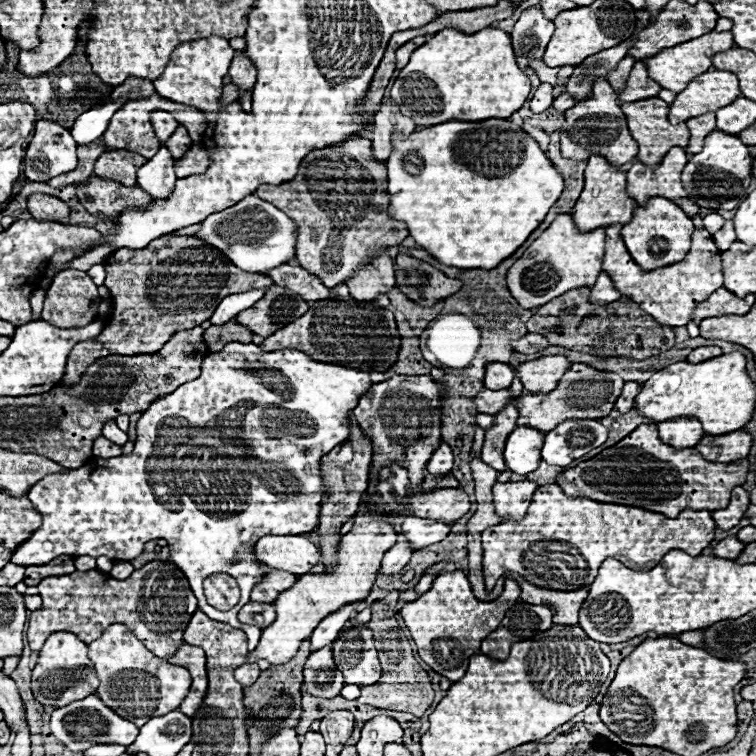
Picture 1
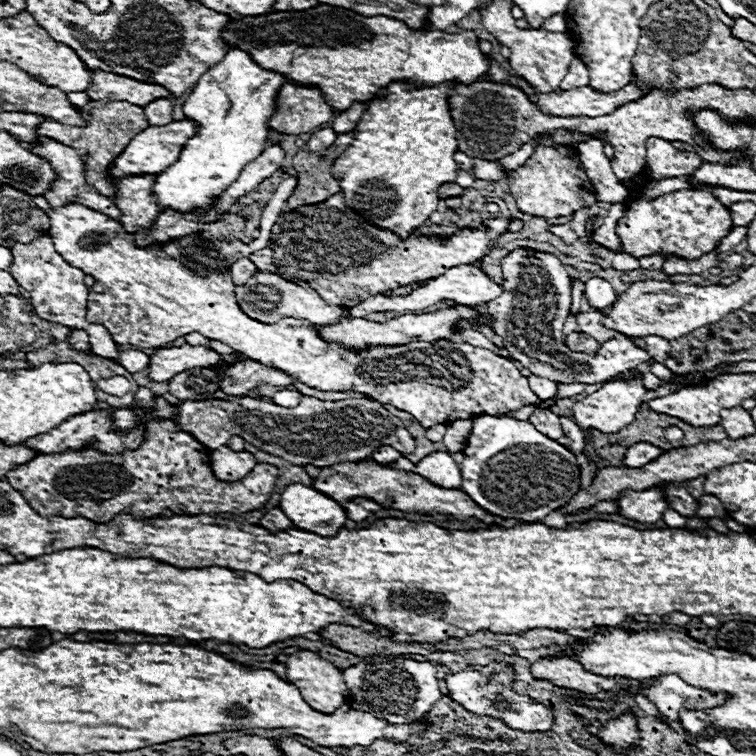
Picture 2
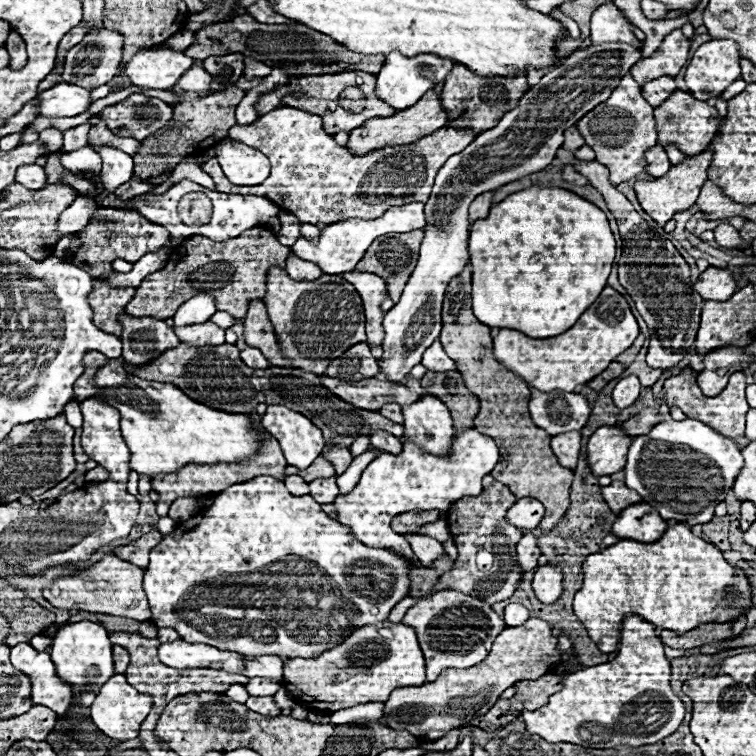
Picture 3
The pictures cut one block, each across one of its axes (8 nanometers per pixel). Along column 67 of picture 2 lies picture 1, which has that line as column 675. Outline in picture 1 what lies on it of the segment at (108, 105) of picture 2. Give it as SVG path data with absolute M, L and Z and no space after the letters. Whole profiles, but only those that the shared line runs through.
M646 98L646 100L636 100L636 102L624 102L620 108L626 114L628 120L628 128L632 138L638 142L640 152L638 152L638 160L648 164L648 166L656 166L656 162L660 162L660 158L672 148L672 146L680 146L686 148L688 146L688 128L686 126L674 126L668 122L668 104L644 104L644 102L664 102L660 98Z

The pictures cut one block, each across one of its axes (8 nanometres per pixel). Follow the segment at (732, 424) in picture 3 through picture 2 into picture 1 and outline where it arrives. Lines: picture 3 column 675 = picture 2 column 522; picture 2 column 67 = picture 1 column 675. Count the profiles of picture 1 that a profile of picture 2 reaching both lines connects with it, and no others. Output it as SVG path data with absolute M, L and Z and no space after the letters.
M654 196L644 206L634 208L632 220L622 226L622 240L640 268L654 270L683 260L691 246L692 232L692 220L674 202Z

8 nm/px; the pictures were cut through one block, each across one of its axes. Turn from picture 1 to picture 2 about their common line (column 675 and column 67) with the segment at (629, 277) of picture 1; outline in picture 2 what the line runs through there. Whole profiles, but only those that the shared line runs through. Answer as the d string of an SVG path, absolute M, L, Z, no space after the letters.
M40 236L28 244L14 244L12 246L12 266L8 272L14 276L18 286L22 286L30 298L36 314L44 320L58 322L68 328L82 328L90 336L90 346L94 356L102 358L118 358L118 350L114 348L112 336L102 326L92 326L86 320L86 306L88 306L88 288L84 284L85 274L79 268L66 268L60 254L56 254L52 240L48 236Z

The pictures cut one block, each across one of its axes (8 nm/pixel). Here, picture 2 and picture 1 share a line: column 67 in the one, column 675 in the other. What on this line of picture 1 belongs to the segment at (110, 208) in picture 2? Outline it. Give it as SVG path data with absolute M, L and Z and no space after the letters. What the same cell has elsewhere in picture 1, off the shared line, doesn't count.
M674 146L656 168L650 168L642 162L634 162L628 170L626 192L640 204L652 196L662 196L676 202L688 216L700 212L700 208L688 202L684 188L680 186L680 170L688 162L686 152L680 146Z

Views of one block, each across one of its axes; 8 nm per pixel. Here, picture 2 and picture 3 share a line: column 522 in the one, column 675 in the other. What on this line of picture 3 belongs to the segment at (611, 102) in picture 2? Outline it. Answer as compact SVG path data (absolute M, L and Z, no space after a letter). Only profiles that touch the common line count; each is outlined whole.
M662 76L662 78L656 78L656 80L650 80L642 86L642 96L656 108L660 106L660 102L664 102L664 98L668 98L668 94L672 94L676 90L676 84L674 84L674 78L668 78L668 76Z

